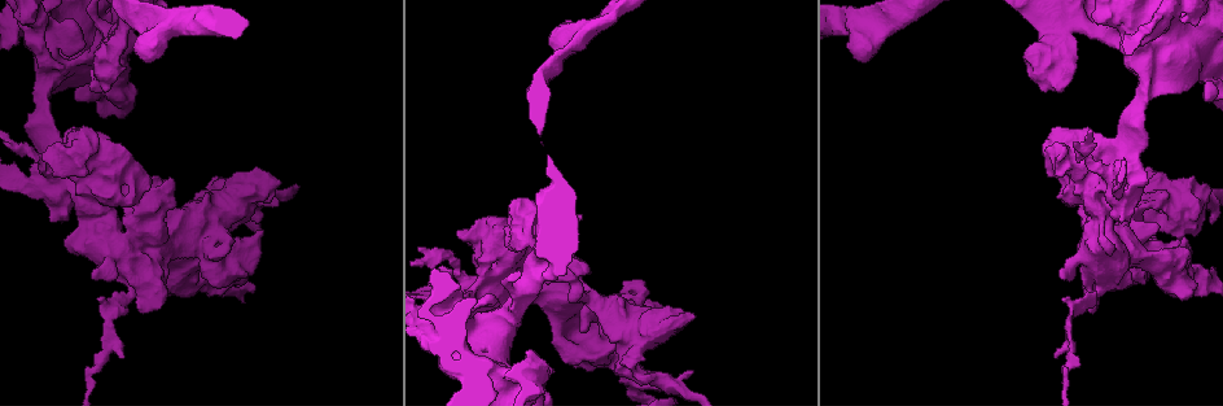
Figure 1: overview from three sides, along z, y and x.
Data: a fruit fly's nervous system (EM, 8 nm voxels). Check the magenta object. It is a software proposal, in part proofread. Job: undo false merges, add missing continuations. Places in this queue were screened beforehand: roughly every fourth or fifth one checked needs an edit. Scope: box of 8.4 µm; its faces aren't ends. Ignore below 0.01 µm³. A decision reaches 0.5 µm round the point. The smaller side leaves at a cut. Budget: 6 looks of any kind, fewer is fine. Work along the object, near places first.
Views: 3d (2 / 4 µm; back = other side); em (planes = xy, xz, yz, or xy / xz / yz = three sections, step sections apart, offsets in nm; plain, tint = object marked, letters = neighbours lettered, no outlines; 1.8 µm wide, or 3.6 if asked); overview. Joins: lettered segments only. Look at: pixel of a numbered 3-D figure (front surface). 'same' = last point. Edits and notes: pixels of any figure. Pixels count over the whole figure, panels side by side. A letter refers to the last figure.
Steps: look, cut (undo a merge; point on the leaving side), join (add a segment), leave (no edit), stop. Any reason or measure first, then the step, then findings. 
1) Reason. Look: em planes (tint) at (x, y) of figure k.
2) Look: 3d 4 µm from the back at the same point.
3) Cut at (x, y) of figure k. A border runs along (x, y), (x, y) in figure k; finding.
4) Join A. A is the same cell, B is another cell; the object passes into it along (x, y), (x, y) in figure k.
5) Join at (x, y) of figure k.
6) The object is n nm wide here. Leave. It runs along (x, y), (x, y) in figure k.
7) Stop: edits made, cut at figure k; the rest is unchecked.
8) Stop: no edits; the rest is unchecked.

Calibre changes. Look: em planes (letters) at (1144, 45) of figure 1.

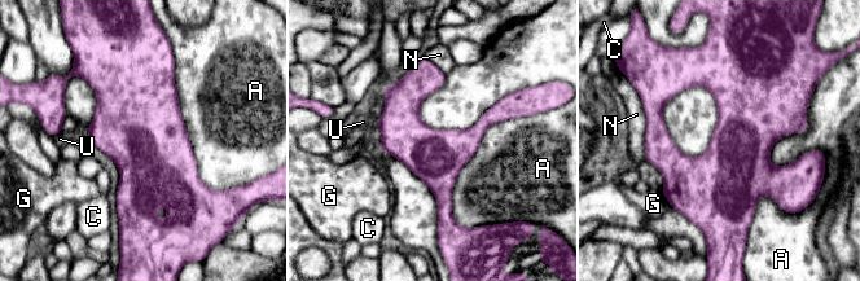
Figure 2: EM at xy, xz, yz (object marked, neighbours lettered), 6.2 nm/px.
The longest contact is with A, 460 nm. Leave. A, C, G, N and U are other cells; a border runs along (703, 86), (716, 126), (694, 158) in figure 2; all the same cell.

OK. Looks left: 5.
Look: 3d 4 µm from the back at (599, 351) of figure 1.

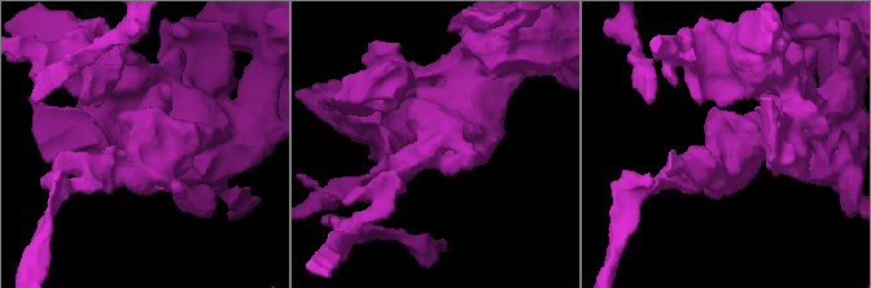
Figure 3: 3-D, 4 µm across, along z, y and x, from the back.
Look: em planes (letters) at (141, 152) of figure 3.

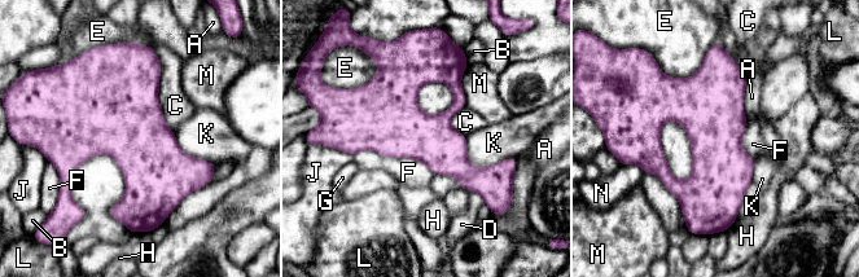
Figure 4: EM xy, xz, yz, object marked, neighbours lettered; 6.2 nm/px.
The object is 340 nm wide here. Leave. A, B, C, D, E, F, G, H, J, K, L, M and N are other cells; a border runs along (354, 154), (416, 158), (434, 174) in figure 4; all the same cell.

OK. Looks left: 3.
Sharp bend. Look: em planes (letters) at (46, 180) of figure 1.

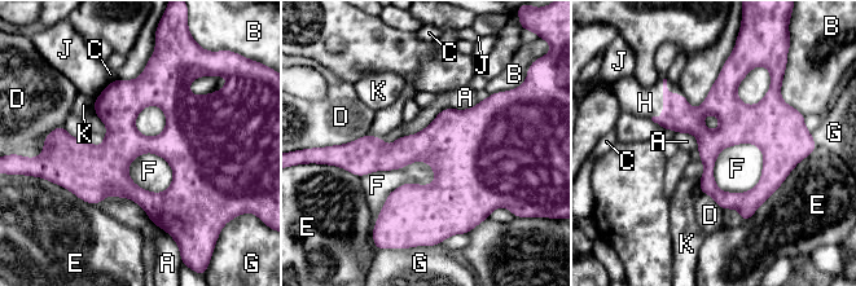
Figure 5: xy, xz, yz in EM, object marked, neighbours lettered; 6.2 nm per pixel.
The object is 200 nm wide here. Join H. H is the same cell, A, B, C, D, E, F, G, J and K are other cells; the object passes into it along (677, 115), (663, 102), (645, 102) in figure 5; it goes on there.

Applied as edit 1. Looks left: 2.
Stop: edits made, join at figure 5; the rest is unchecked.

